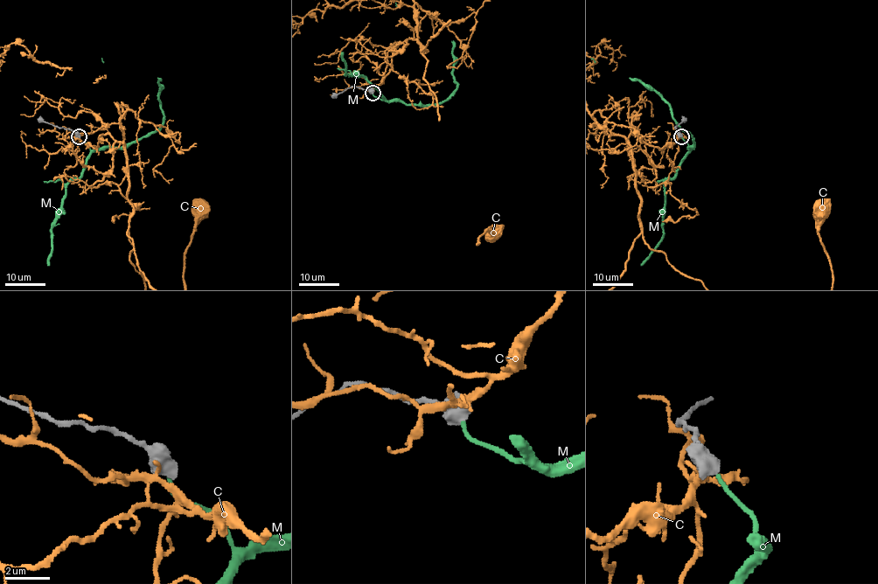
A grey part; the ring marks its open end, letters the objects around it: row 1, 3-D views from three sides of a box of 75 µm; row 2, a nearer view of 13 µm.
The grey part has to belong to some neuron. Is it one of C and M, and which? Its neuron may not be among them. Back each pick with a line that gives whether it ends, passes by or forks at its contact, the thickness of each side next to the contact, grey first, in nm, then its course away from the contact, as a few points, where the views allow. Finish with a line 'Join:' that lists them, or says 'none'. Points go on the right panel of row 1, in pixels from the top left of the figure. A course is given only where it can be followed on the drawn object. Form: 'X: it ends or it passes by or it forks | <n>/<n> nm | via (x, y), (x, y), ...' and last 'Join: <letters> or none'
M: it ends | 700/170 nm | via (681, 136), (689, 149), (693, 147), (693, 138), (678, 124), (670, 107), (657, 93), (639, 81)
Join: M

